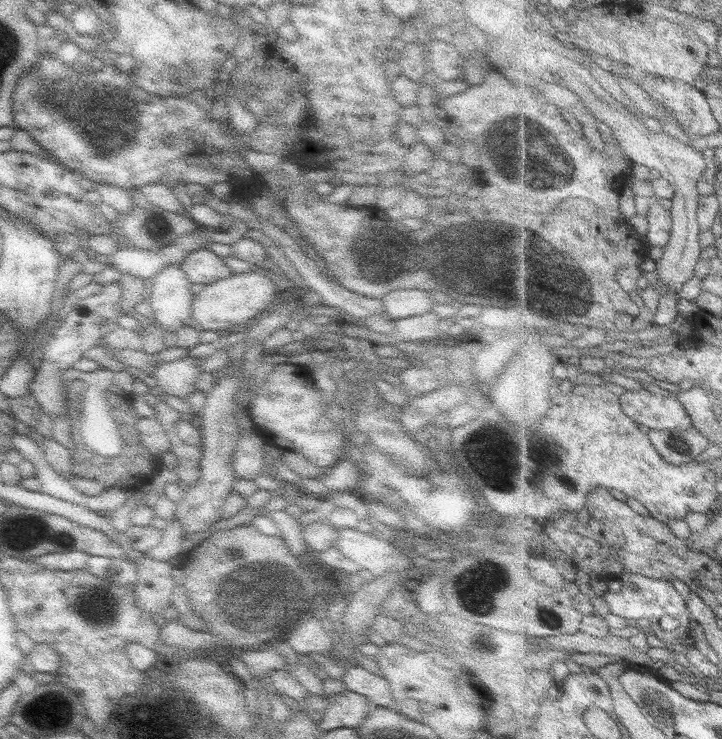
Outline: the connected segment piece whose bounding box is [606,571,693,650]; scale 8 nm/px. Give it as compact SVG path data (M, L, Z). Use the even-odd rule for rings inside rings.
M626 571L620 576L624 582L624 589L614 591L606 589L606 599L610 605L612 614L621 616L622 618L633 618L638 621L642 626L649 625L654 631L658 639L669 645L670 649L676 648L675 639L679 639L684 632L690 632L690 624L692 624L692 614L689 611L689 604L687 597L685 597L675 586L673 581L656 580L656 578L648 578L630 571ZM672 616L679 620L680 625L677 629L672 631L664 630L660 626L662 618Z

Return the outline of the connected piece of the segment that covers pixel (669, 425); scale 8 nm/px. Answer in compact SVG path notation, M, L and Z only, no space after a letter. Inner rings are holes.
M642 387L640 390L626 390L621 395L621 404L628 416L654 430L694 427L692 416L688 414L686 406L682 404L677 394L656 395Z

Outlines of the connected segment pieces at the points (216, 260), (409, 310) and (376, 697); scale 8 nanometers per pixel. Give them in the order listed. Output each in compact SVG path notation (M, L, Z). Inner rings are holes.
M209 247L200 248L188 254L182 262L182 269L186 271L193 284L208 285L233 274L223 258L217 256Z
M392 289L382 296L385 312L392 318L407 318L412 316L421 316L433 310L434 300L431 291L426 290L408 290Z
M348 666L342 681L347 690L366 696L373 707L394 707L389 681L379 672L372 673L362 666Z

